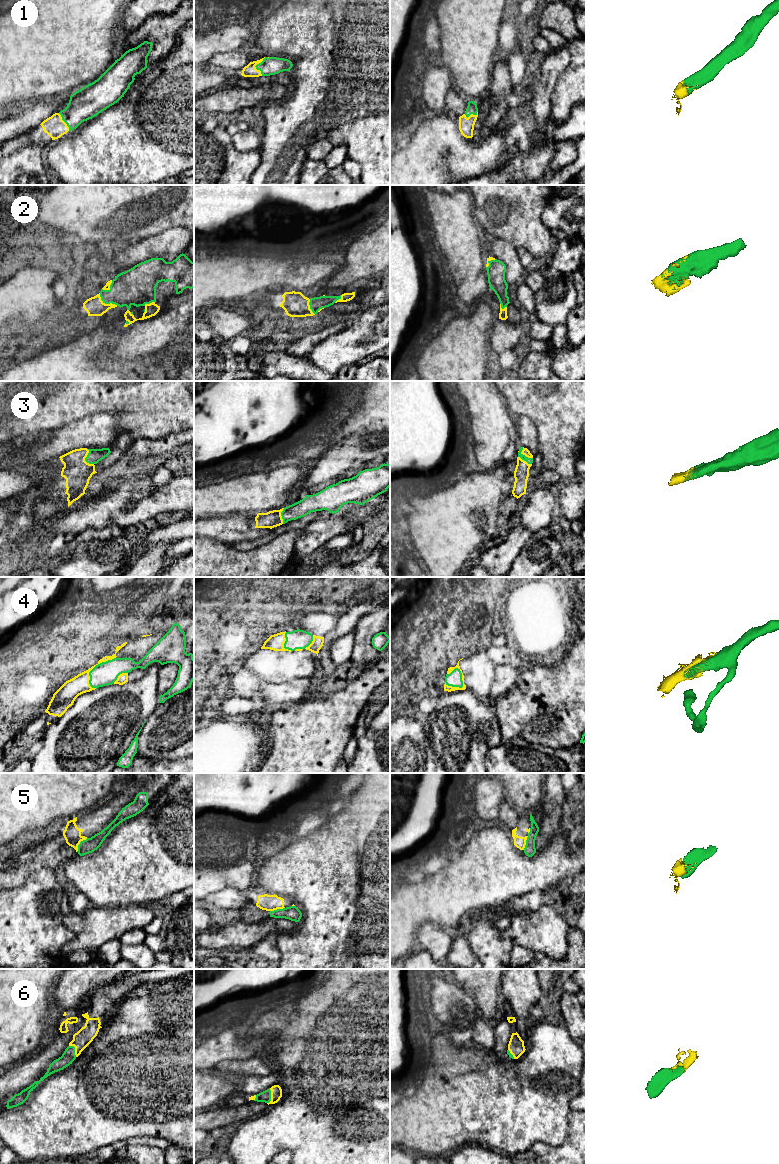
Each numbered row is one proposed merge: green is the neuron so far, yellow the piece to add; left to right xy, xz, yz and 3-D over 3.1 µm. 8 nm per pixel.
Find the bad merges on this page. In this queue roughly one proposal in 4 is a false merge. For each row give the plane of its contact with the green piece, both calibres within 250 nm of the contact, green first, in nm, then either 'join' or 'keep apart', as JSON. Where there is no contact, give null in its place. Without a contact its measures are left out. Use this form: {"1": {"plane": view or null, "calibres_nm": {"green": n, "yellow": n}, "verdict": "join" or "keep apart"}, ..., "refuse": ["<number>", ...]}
{"1": {"plane": "xz", "calibres_nm": {"green": 140, "yellow": 100}, "verdict": "join"}, "2": {"plane": "xy", "calibres_nm": {"green": 280, "yellow": 150}, "verdict": "join"}, "3": {"plane": "xy", "calibres_nm": {"green": 110, "yellow": 220}, "verdict": "join"}, "4": {"plane": "yz", "calibres_nm": {"green": 120, "yellow": 50}, "verdict": "join"}, "5": {"plane": "xy", "calibres_nm": {"green": 120, "yellow": 140}, "verdict": "keep apart"}, "6": {"plane": "xz", "calibres_nm": {"green": 90, "yellow": 100}, "verdict": "join"}, "refuse": ["5"]}

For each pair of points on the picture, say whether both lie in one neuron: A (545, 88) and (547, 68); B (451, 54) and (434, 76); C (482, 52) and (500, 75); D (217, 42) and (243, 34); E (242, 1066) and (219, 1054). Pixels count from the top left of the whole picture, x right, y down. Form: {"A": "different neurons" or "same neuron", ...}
{"A": "same neuron", "B": "different neurons", "C": "different neurons", "D": "same neuron", "E": "different neurons"}

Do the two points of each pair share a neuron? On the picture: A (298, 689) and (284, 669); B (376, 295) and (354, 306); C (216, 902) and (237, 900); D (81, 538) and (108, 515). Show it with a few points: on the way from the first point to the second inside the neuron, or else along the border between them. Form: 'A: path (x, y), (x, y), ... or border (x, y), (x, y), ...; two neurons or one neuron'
A: border (296, 677), (283, 682), (268, 683); two neurons
B: path (371, 295), (367, 295), (359, 302); one neuron
C: path (221, 900), (232, 900); one neuron
D: border (114, 525), (85, 528), (77, 534); two neurons

